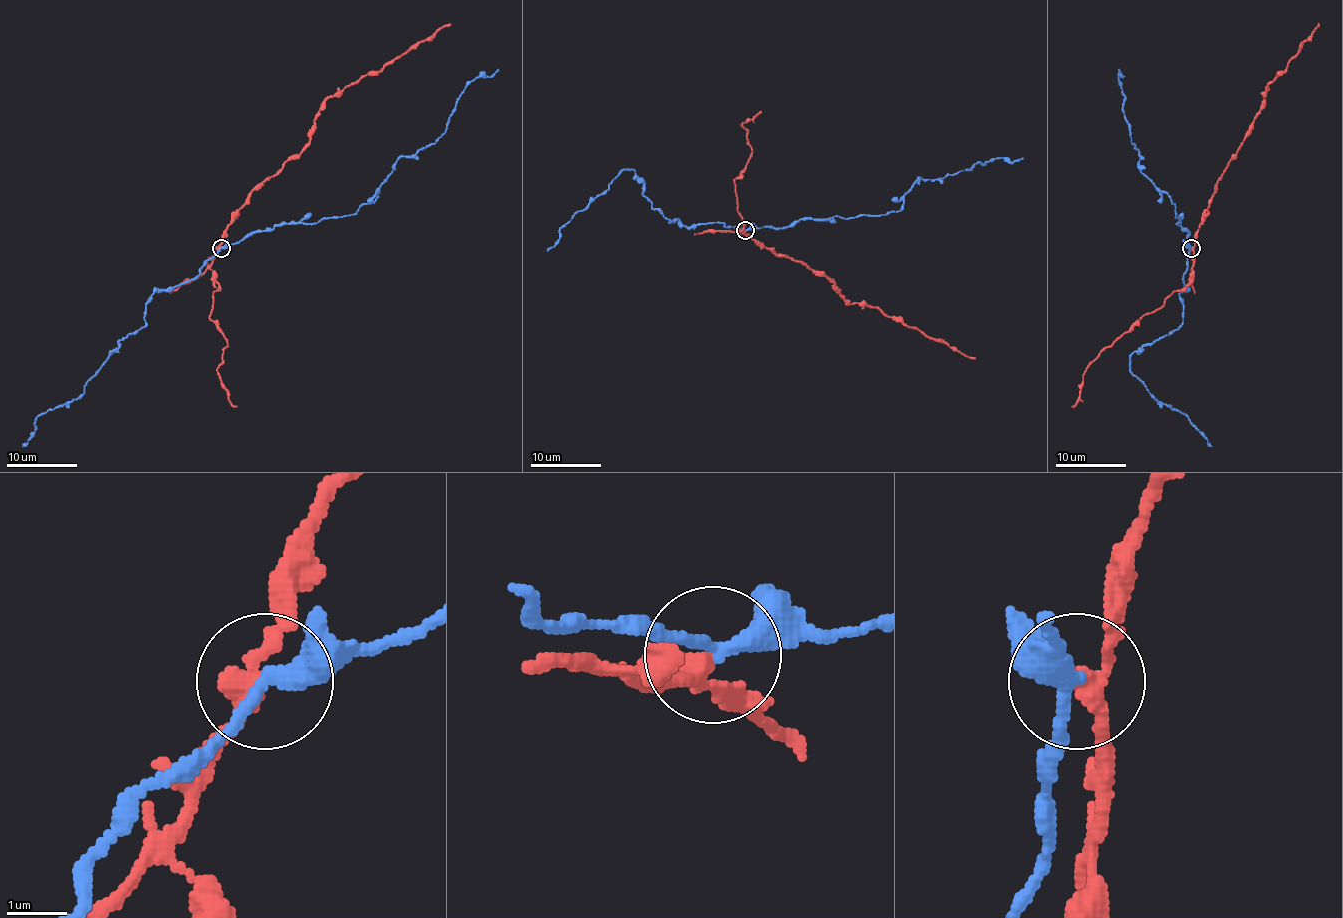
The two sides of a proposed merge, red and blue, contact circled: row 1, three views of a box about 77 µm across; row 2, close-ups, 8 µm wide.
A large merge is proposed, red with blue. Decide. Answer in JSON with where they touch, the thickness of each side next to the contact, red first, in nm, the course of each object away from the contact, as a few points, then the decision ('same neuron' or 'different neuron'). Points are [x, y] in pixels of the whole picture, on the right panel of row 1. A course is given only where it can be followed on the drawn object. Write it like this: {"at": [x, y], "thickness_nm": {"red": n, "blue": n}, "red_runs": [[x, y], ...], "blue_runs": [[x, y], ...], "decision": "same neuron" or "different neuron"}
{"at": [1191, 248], "thickness_nm": {"red": 280, "blue": 280}, "red_runs": [[1191, 247], [1195, 245], [1195, 231], [1221, 174], [1244, 142], [1249, 124], [1265, 100], [1268, 84], [1319, 24]], "blue_runs": [[1191, 247], [1172, 203], [1140, 170], [1140, 152], [1133, 144], [1123, 109], [1119, 68]], "decision": "different neuron"}

